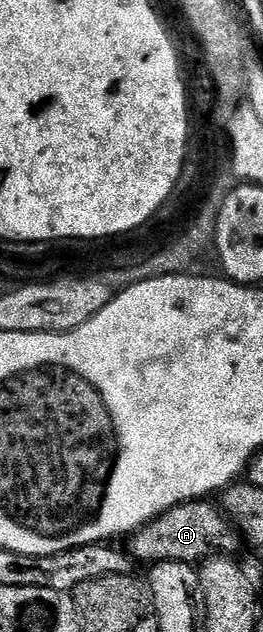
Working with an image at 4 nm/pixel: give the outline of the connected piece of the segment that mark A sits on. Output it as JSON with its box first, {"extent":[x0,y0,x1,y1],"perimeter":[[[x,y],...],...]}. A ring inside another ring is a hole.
{"extent":[130,499,241,566],"perimeter":[[[207,499],[187,501],[184,505],[175,505],[160,517],[153,518],[148,525],[143,525],[136,533],[130,534],[130,556],[136,562],[168,561],[198,566],[212,554],[235,555],[241,546],[241,534],[222,508],[218,504],[210,505],[211,503]]]}

